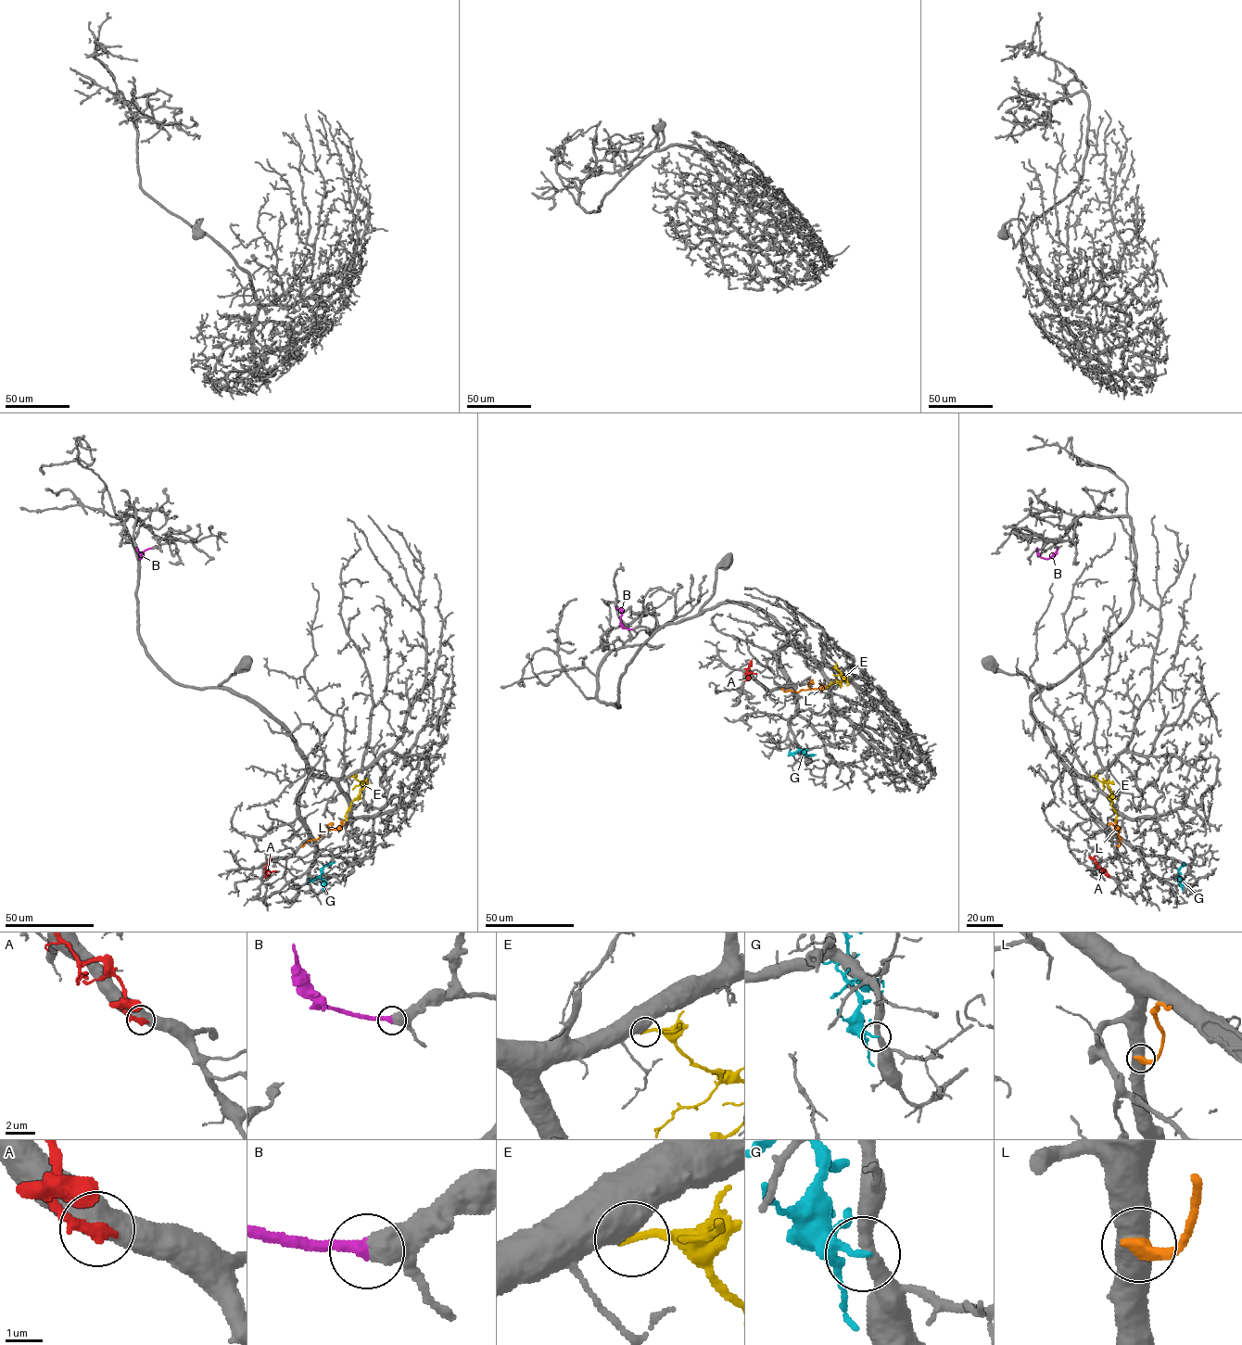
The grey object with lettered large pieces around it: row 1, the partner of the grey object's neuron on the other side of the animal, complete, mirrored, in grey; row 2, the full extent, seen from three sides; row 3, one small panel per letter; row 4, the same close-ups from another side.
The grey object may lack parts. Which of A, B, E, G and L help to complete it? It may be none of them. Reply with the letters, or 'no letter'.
B

